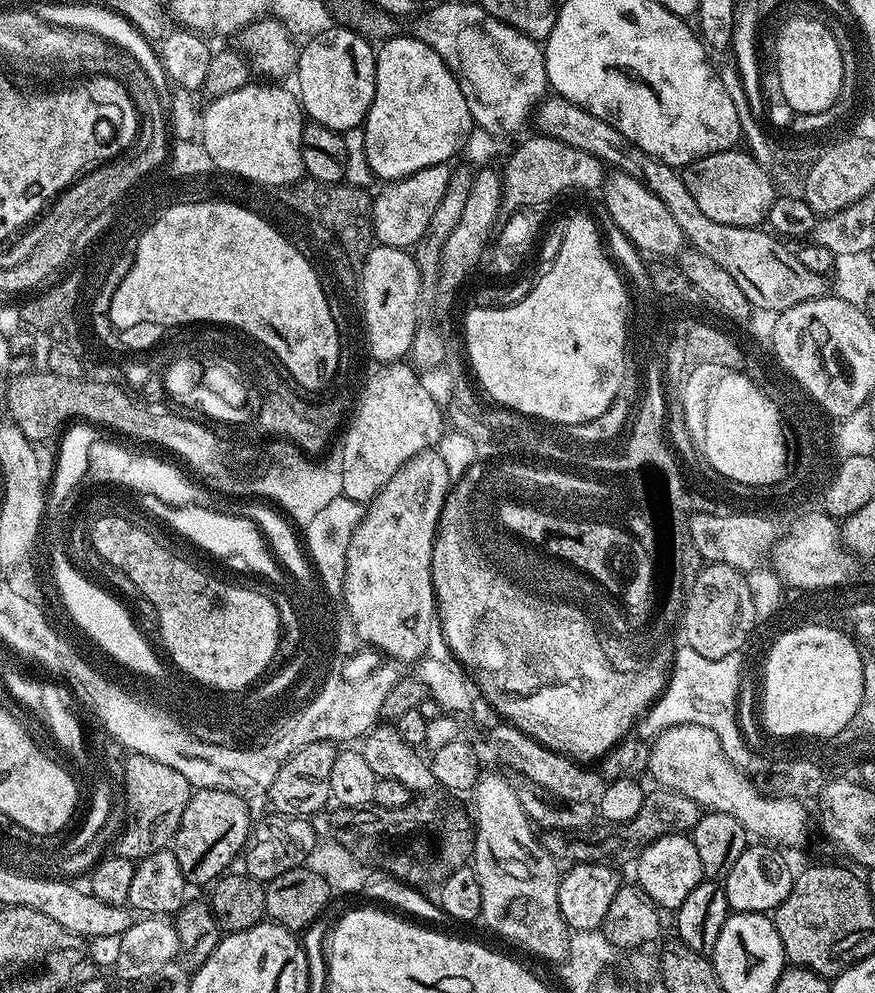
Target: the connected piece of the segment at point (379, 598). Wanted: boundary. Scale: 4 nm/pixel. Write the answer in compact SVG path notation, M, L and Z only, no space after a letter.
M425 450L419 452L414 458L410 458L402 465L396 474L386 482L386 486L374 497L365 507L364 517L360 519L360 525L354 530L350 538L350 546L346 550L346 574L344 575L344 591L342 599L348 607L348 616L356 623L356 632L371 646L377 653L385 652L388 656L401 656L404 660L419 661L427 653L428 643L433 630L429 627L429 616L431 609L436 605L436 595L432 589L432 547L436 537L436 524L440 520L440 511L444 505L444 499L448 496L450 479L447 474L446 465L436 450Z

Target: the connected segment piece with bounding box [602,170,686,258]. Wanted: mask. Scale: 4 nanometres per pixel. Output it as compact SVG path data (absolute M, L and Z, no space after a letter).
M609 171L604 178L603 192L604 208L609 218L617 224L618 232L635 244L641 253L653 252L651 255L656 258L672 258L668 256L675 257L685 247L686 241L682 230L678 230L678 222L674 222L670 210L666 210L664 203L645 186L639 176Z

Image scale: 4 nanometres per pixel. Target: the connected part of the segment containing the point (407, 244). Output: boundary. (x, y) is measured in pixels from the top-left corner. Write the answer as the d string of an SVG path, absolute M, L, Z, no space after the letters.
M451 163L435 164L404 176L401 180L385 183L381 187L384 189L375 193L372 201L372 234L375 243L405 250L415 249L422 234L426 234L426 226L430 226L430 218L438 202L442 202L442 194L446 194L446 186L450 184L453 171Z

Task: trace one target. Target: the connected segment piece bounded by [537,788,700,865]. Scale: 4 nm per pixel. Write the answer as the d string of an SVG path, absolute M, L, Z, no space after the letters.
M654 788L654 791L651 789L645 793L642 807L634 818L622 823L604 822L595 825L594 836L578 834L575 835L578 836L576 838L567 838L569 835L565 829L543 829L537 837L542 848L558 862L566 860L568 864L611 862L617 865L626 863L629 865L635 863L642 850L658 838L691 831L699 817L699 805L696 805L692 799L668 789Z

